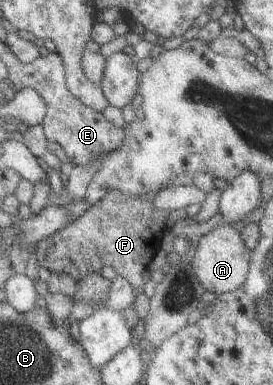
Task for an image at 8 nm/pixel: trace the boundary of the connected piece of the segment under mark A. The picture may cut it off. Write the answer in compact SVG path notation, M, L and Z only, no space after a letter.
M225 223L219 225L207 235L203 234L196 239L193 252L191 265L200 284L207 291L222 294L235 291L243 285L249 271L250 251L241 237L240 230Z

